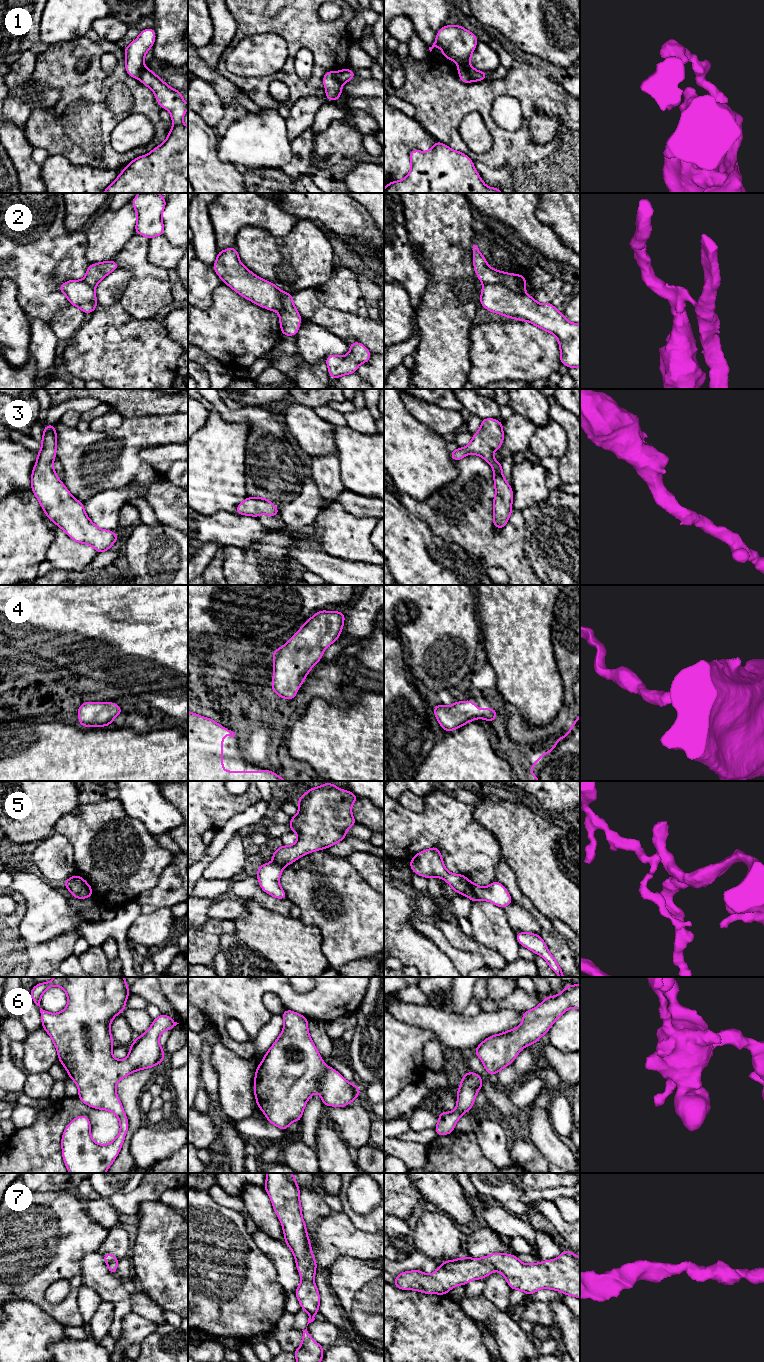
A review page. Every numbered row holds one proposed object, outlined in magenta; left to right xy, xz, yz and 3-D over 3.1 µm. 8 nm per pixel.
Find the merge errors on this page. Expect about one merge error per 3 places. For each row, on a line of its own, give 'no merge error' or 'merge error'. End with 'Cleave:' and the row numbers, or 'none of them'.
1: merge error
2: merge error
3: no merge error
4: no merge error
5: merge error
6: no merge error
7: no merge error
Cleave: 1, 2, 5

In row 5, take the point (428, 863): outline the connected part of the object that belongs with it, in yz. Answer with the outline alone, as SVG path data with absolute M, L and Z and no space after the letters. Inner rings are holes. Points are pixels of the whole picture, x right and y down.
M433 847L420 851L410 860L411 870L428 879L429 877L444 879L456 893L466 895L469 879L461 874L450 873L443 862L439 848Z

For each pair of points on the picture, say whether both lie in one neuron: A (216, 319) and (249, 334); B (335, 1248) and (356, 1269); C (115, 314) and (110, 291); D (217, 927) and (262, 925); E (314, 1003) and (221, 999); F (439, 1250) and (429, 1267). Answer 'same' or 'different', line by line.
A: same
B: different
C: different
D: different
E: same
F: different

